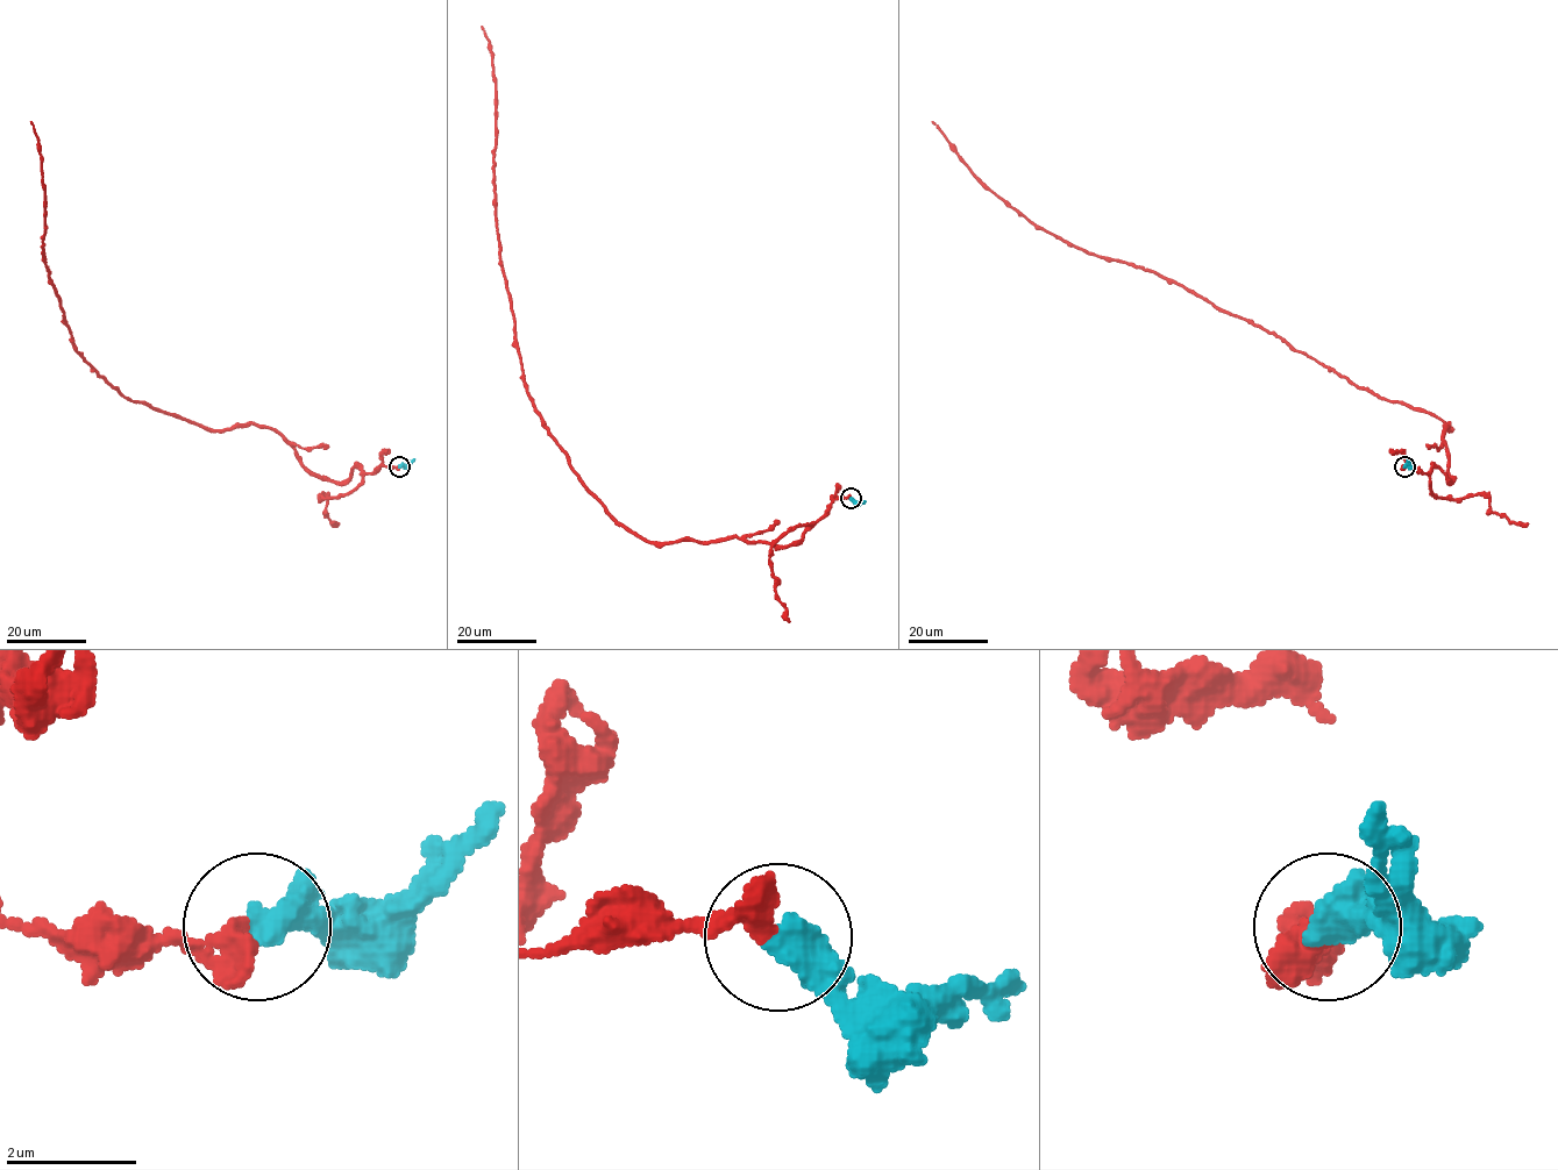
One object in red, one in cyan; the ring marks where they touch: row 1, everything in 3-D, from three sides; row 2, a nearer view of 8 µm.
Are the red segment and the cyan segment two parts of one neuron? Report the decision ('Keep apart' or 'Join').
Join

